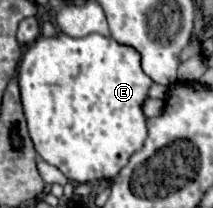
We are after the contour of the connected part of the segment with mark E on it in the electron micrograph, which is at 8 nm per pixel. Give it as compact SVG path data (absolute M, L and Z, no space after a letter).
M58 34L56 38L38 36L22 56L20 68L20 94L22 106L26 108L28 132L36 152L52 166L56 166L72 182L92 182L98 178L114 178L126 164L128 158L140 150L146 138L146 120L142 104L148 96L152 80L140 68L140 54L120 46L114 38L90 34L86 38L70 38Z

